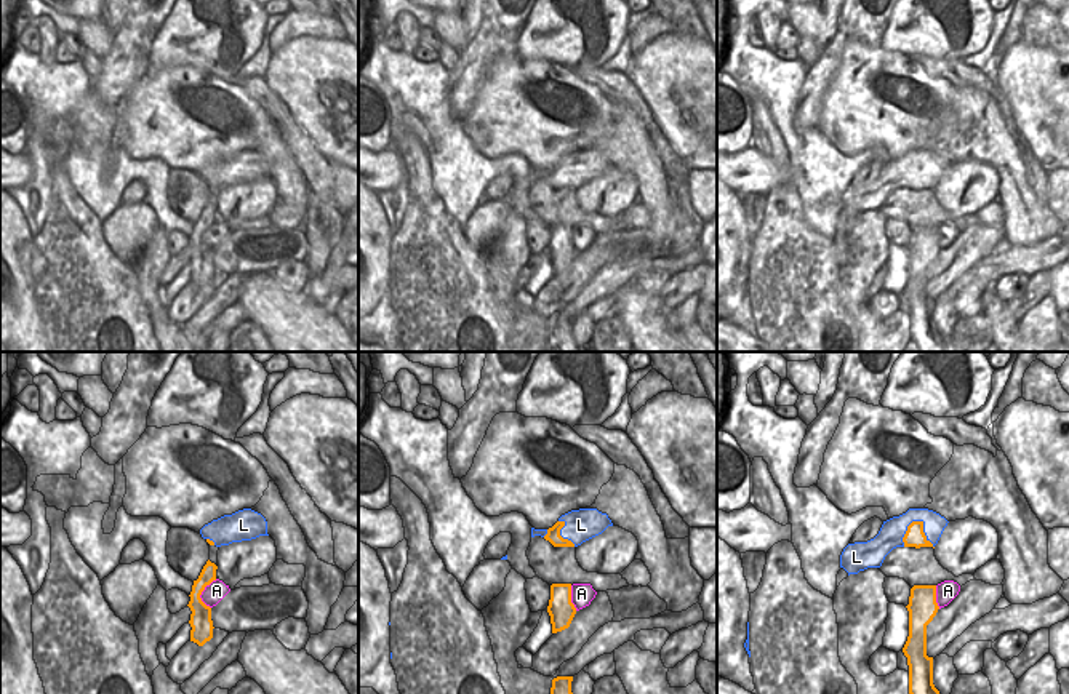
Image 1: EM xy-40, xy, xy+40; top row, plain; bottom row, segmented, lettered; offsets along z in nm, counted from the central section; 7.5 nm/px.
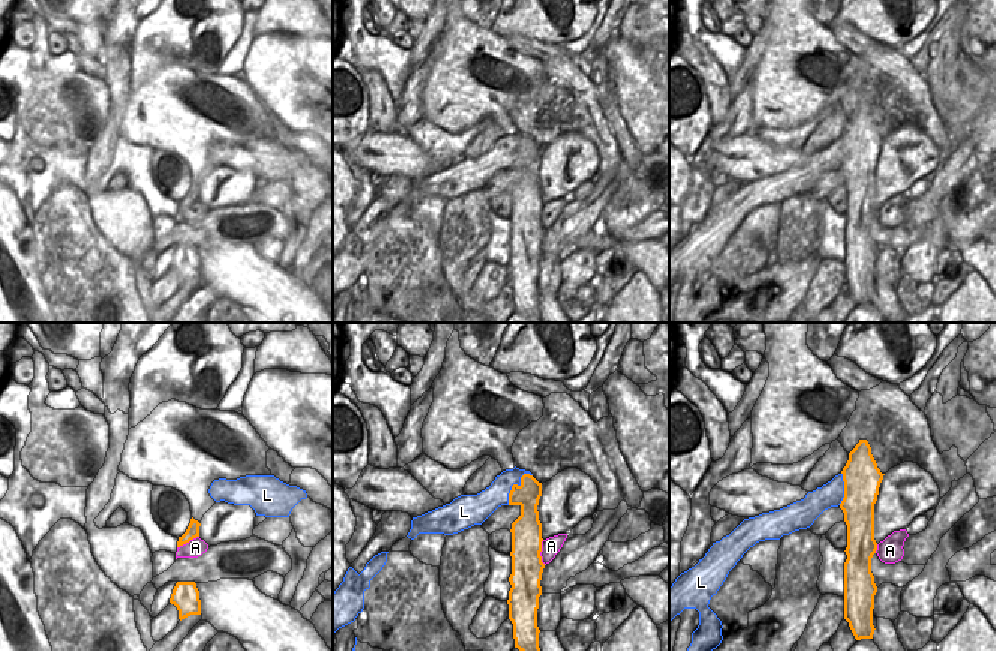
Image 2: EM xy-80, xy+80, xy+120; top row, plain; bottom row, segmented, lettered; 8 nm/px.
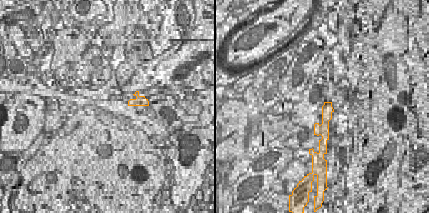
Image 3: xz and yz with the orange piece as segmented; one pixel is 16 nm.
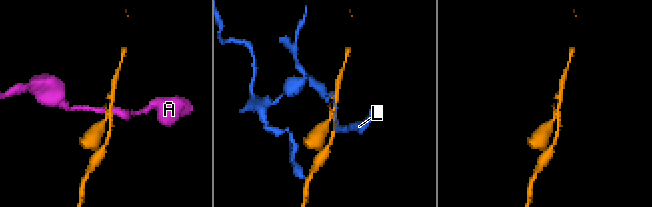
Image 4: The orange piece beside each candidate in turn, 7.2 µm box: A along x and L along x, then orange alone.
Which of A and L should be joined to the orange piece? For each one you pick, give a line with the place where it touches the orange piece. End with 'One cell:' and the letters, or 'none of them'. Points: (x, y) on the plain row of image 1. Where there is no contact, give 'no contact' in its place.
One cell: none of them

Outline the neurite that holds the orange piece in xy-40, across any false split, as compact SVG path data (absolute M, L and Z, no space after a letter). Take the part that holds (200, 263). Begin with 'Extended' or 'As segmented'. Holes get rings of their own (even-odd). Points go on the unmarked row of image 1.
As segmented. M208 201L198 221L194 222L192 233L189 237L190 243L187 248L192 253L189 262L192 269L190 283L197 285L198 288L203 288L206 283L213 280L214 269L211 262L211 249L202 243L200 237L206 227L216 222L216 211L218 208Z

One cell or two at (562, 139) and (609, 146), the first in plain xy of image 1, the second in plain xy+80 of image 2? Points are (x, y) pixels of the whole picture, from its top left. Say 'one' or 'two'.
two

